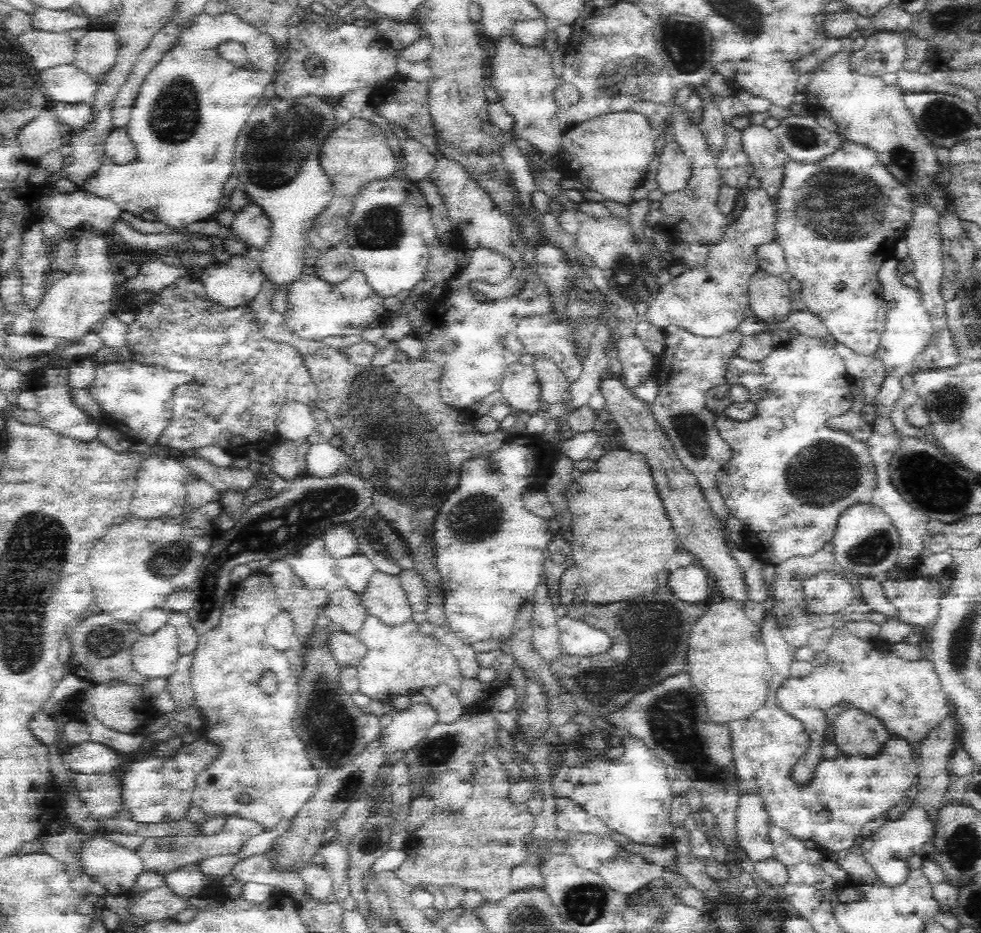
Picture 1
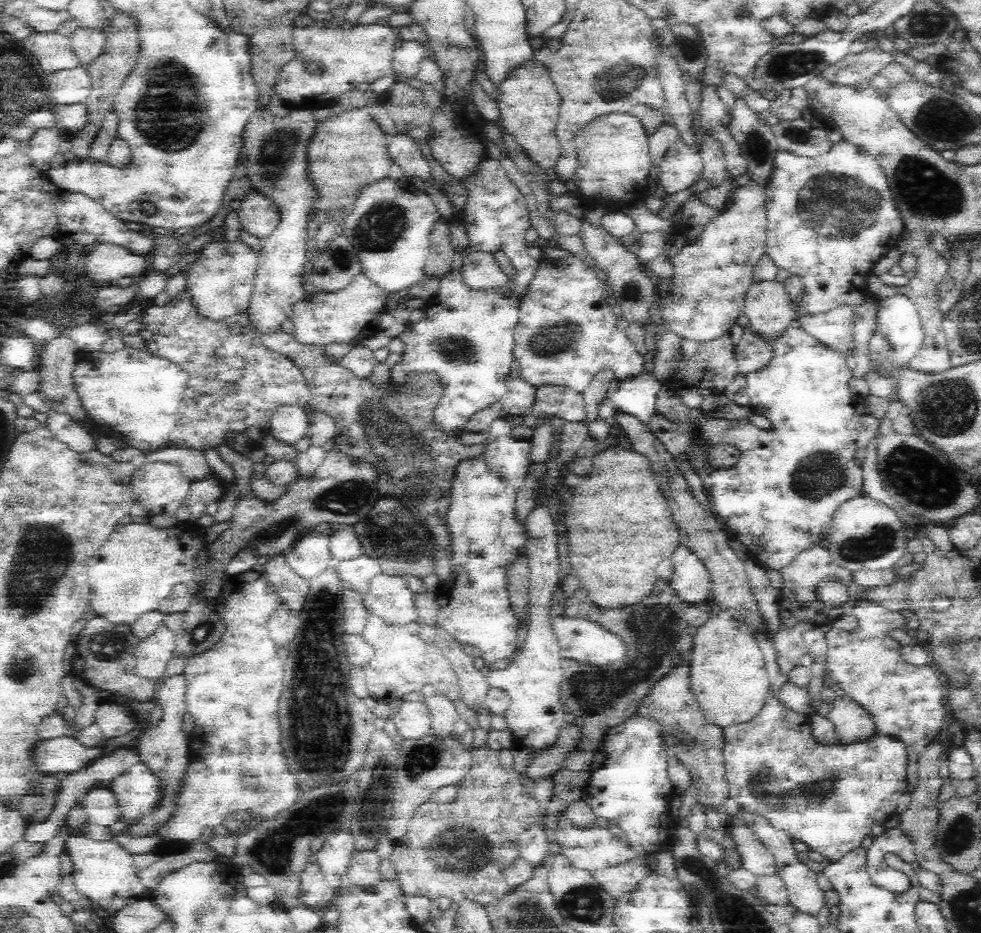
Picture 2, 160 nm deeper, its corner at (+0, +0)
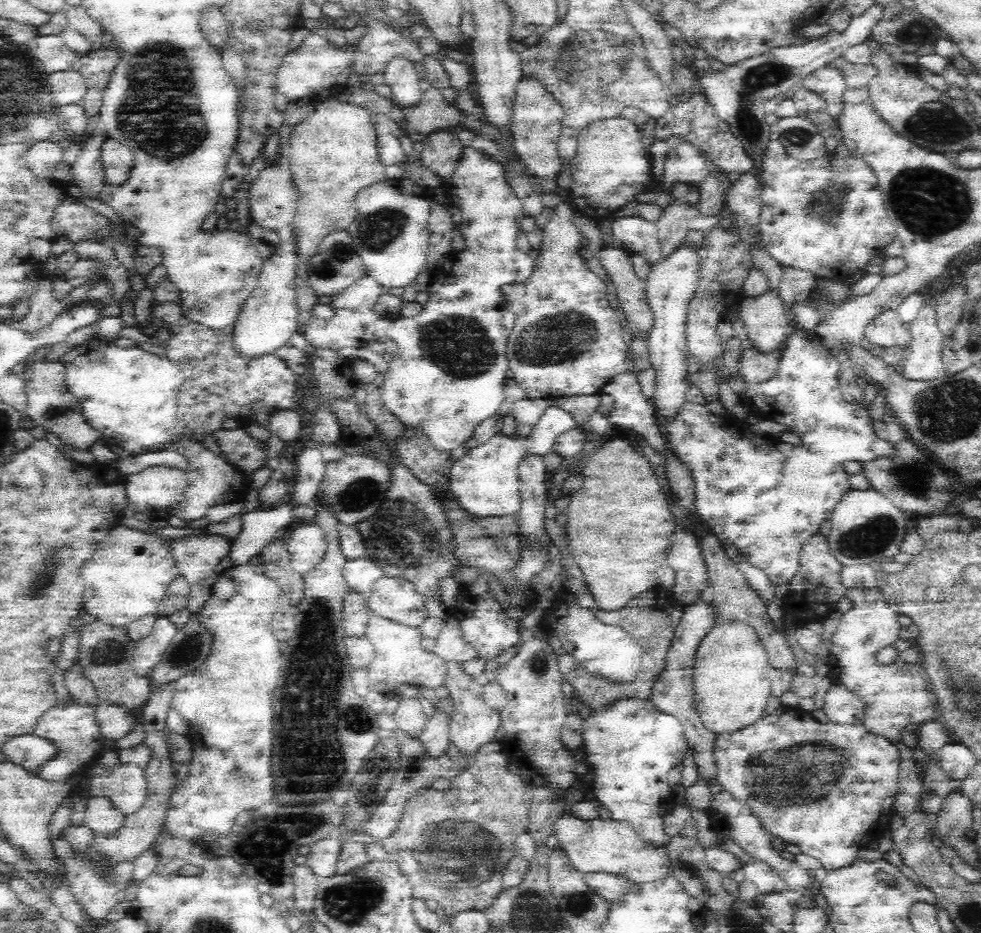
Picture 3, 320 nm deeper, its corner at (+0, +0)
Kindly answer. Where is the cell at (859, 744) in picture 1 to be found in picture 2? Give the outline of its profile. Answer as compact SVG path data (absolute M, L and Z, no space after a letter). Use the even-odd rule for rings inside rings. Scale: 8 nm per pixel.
M841 693L830 706L826 717L832 721L840 744L869 741L877 734L873 718Z

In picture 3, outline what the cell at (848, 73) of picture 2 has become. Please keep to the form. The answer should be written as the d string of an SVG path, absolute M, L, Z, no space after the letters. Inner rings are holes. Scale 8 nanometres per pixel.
M828 65L804 78L803 83L805 88L825 100L827 113L837 118L842 110L842 94L847 90L846 73L840 67Z

